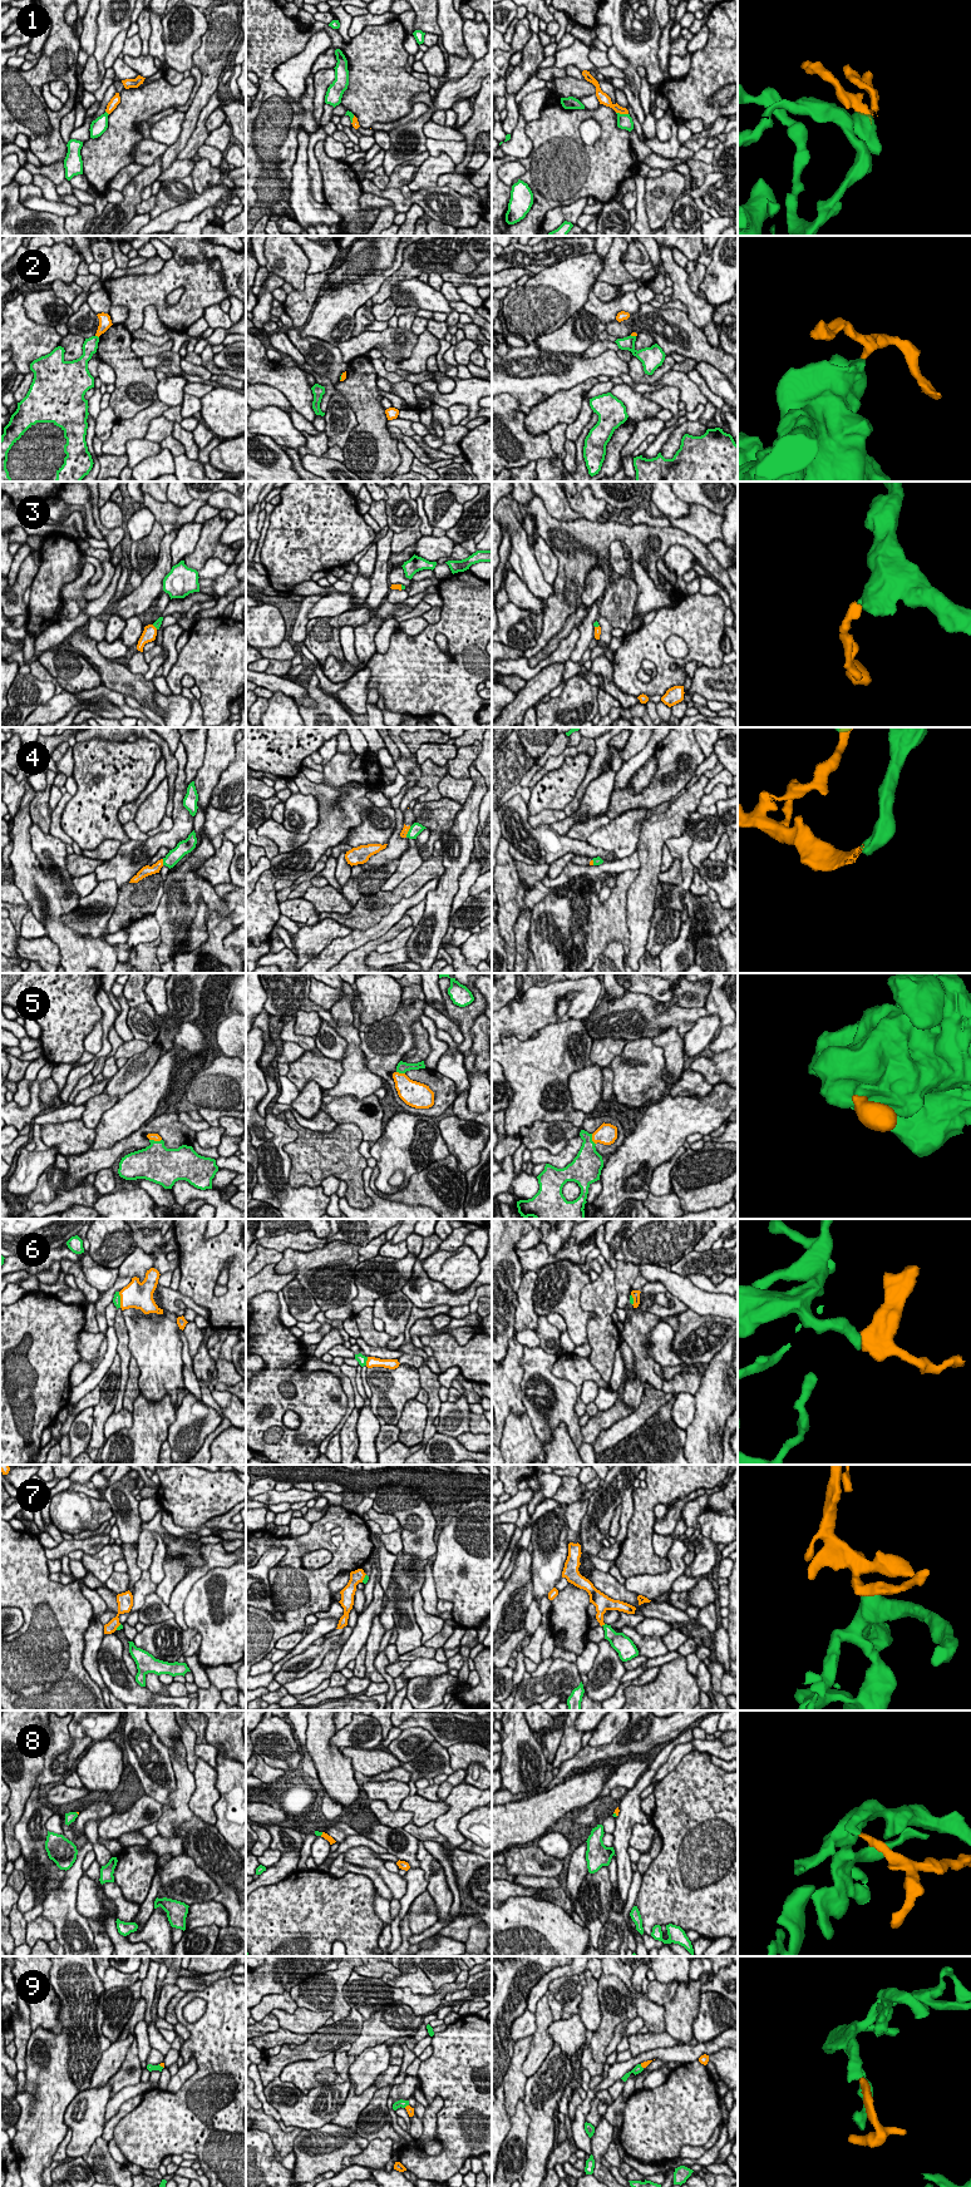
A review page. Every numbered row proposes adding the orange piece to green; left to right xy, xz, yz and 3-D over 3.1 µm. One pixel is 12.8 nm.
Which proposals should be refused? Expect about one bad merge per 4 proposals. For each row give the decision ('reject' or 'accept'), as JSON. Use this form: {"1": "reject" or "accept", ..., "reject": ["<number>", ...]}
{"1": "reject", "2": "reject", "3": "accept", "4": "reject", "5": "accept", "6": "reject", "7": "reject", "8": "accept", "9": "accept", "reject": ["1", "2", "4", "6", "7"]}

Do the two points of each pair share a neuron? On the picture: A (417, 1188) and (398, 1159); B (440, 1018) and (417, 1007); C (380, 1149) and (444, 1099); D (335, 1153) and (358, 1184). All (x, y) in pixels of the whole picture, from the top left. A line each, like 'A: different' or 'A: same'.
A: different
B: different
C: different
D: same

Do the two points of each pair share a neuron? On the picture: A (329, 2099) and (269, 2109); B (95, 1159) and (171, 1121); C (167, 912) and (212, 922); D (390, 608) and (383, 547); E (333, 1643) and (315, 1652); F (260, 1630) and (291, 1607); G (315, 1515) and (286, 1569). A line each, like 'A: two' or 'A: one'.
A: one
B: one
C: one
D: two
E: one
F: one
G: two

